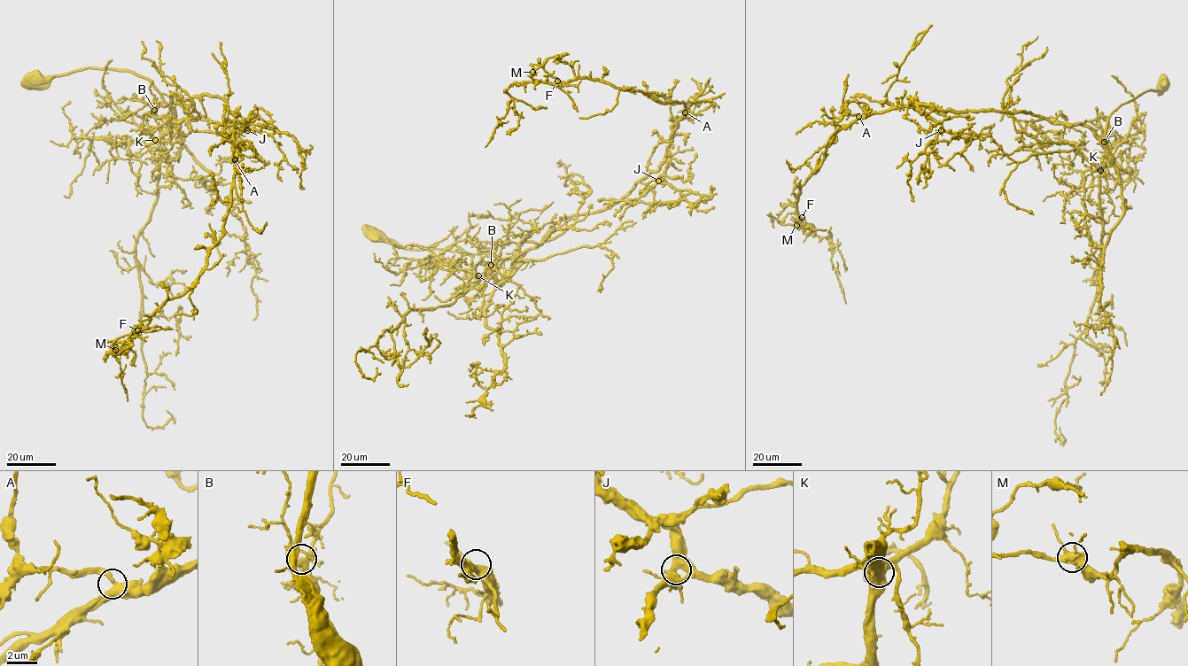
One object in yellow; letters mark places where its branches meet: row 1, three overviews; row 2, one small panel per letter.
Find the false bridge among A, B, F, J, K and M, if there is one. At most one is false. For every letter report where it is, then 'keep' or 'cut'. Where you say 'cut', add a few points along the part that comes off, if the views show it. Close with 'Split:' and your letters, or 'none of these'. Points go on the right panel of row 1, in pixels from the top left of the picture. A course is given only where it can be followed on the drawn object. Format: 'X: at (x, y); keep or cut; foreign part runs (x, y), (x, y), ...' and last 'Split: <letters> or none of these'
A: at (858, 116); keep
B: at (1104, 142); keep
F: at (802, 217); keep
J: at (941, 130); keep
K: at (1100, 170); keep
M: at (796, 225); keep
Split: none of these

